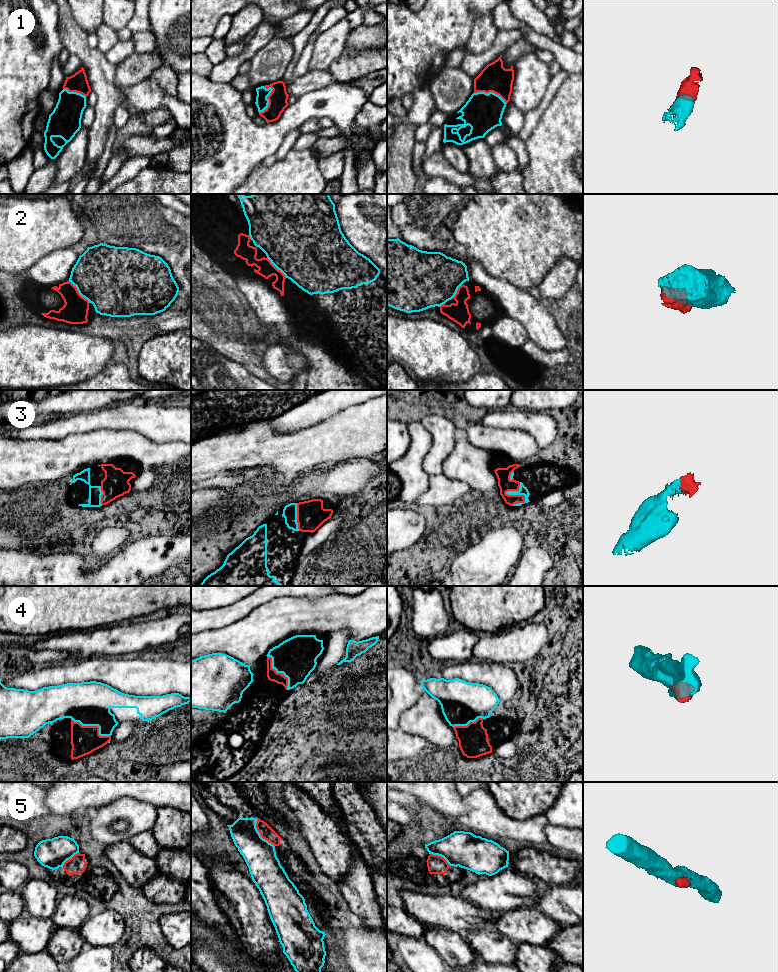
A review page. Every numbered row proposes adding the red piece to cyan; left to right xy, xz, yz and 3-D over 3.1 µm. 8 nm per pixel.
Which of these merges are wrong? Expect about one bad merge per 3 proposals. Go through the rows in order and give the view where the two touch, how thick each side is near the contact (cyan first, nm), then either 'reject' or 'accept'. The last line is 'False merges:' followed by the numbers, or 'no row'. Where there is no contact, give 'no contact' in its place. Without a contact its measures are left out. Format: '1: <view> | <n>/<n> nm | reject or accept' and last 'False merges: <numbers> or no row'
1: xz | 100/150 nm | accept
2: xy | 480/200 nm | accept
3: yz | 70/110 nm | accept
4: xy | 340/220 nm | reject
5: xz | 260/110 nm | reject
False merges: 4, 5

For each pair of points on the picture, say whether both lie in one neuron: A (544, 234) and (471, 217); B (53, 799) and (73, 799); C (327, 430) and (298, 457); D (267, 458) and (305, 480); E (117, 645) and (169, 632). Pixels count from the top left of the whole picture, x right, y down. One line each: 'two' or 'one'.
A: one
B: one
C: one
D: two
E: one

